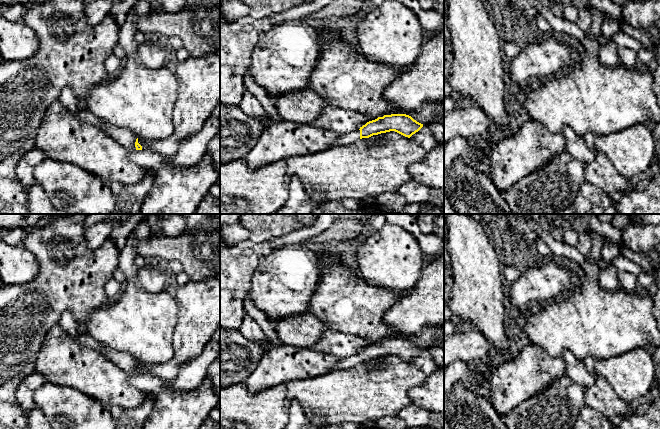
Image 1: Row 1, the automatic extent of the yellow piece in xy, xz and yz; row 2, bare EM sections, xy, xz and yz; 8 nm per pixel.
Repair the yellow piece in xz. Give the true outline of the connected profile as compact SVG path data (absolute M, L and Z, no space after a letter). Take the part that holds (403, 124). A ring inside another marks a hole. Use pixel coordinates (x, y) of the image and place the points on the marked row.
M391 114L378 117L367 122L353 133L340 135L335 146L345 146L362 138L369 138L373 135L395 131L405 137L410 138L423 127L423 124L414 120L406 114Z

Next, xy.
M103 121L103 123L102 130L128 151L142 150L142 146L138 143L138 137L130 130L119 128L106 121Z

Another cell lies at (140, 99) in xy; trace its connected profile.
M149 0L136 2L118 35L118 44L126 53L120 72L112 80L95 86L85 97L86 109L97 118L119 128L130 130L143 140L165 139L173 133L173 106L177 99L178 89L175 74L166 67L148 68L139 58L139 44L134 39L138 31L134 18L146 16L153 10Z

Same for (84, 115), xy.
M78 109L76 111L76 115L83 123L97 126L100 129L103 129L104 127L103 121L97 118L94 114L92 114L87 109Z

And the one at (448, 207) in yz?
M444 193L444 214L456 214L455 208L446 193Z

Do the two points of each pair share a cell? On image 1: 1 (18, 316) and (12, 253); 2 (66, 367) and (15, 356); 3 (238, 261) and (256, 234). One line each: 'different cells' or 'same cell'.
1: different cells
2: different cells
3: different cells

